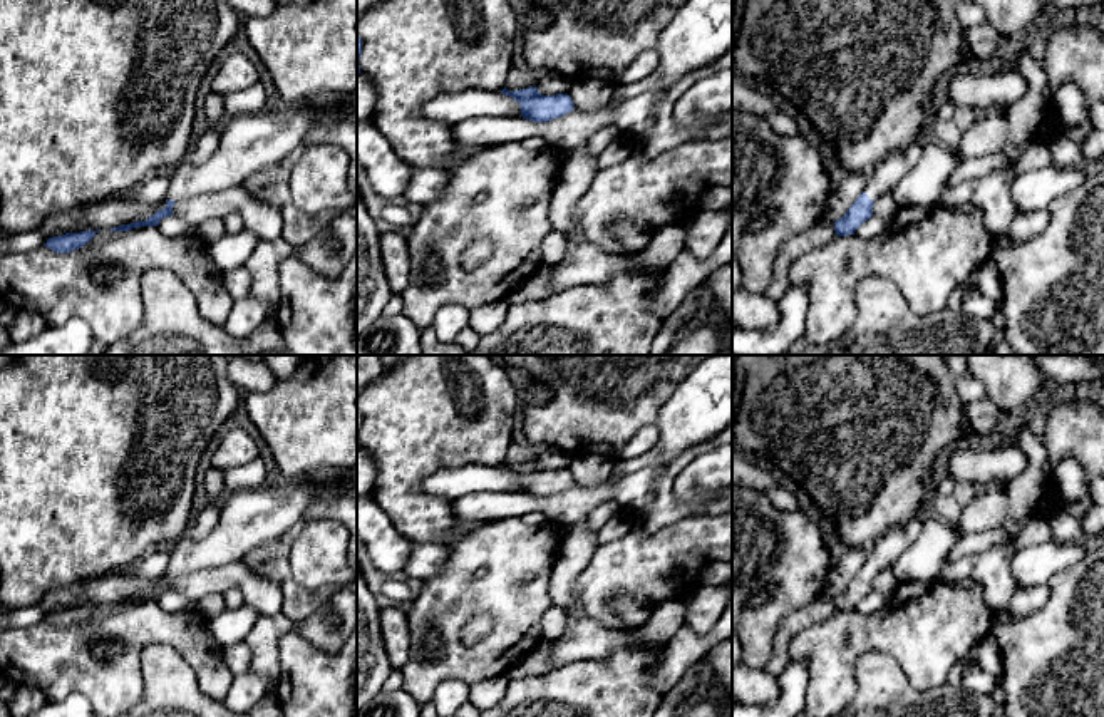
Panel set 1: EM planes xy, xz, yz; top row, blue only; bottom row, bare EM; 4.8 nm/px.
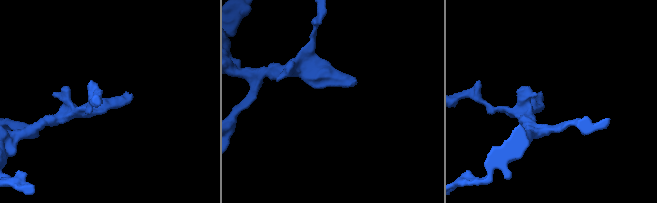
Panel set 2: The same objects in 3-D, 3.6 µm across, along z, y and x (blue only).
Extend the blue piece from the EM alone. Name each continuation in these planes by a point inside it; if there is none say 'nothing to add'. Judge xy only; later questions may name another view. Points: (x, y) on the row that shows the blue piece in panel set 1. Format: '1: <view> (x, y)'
1: xy (248, 143)

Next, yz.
1: yz (885, 176)

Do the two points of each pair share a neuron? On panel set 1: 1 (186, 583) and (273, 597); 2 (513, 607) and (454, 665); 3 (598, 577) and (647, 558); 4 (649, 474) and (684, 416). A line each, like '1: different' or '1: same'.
1: same
2: same
3: same
4: same

